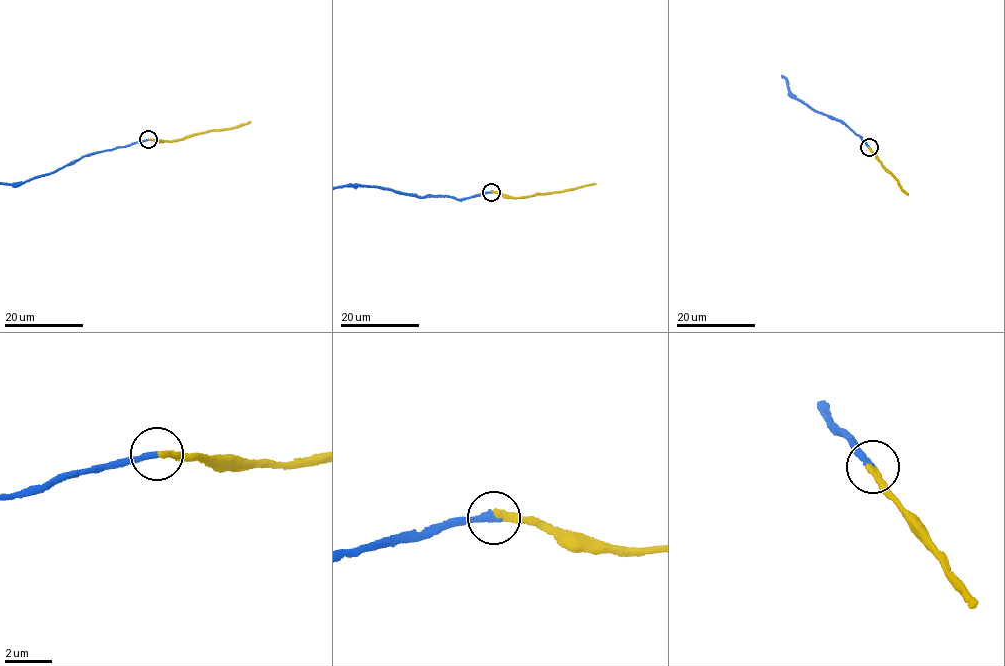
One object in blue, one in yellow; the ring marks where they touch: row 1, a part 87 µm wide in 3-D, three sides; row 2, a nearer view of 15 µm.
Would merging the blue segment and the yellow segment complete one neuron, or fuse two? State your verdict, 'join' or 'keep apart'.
join

